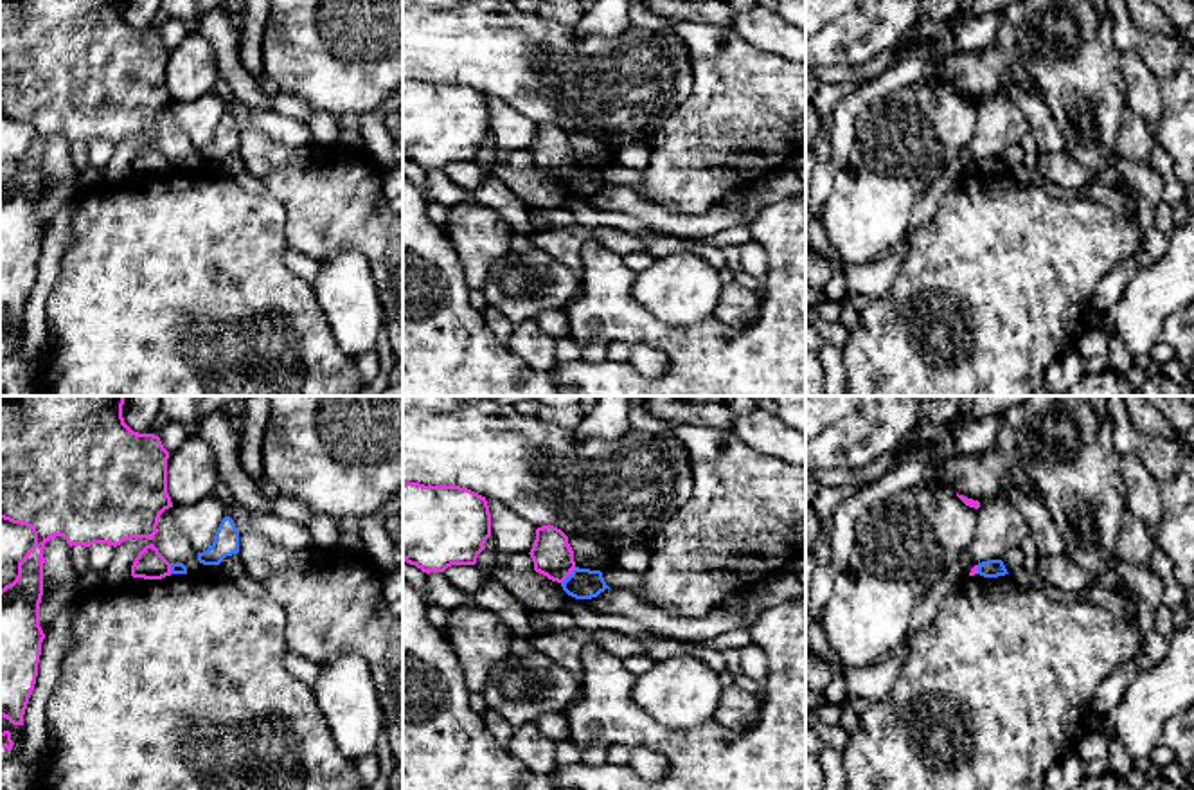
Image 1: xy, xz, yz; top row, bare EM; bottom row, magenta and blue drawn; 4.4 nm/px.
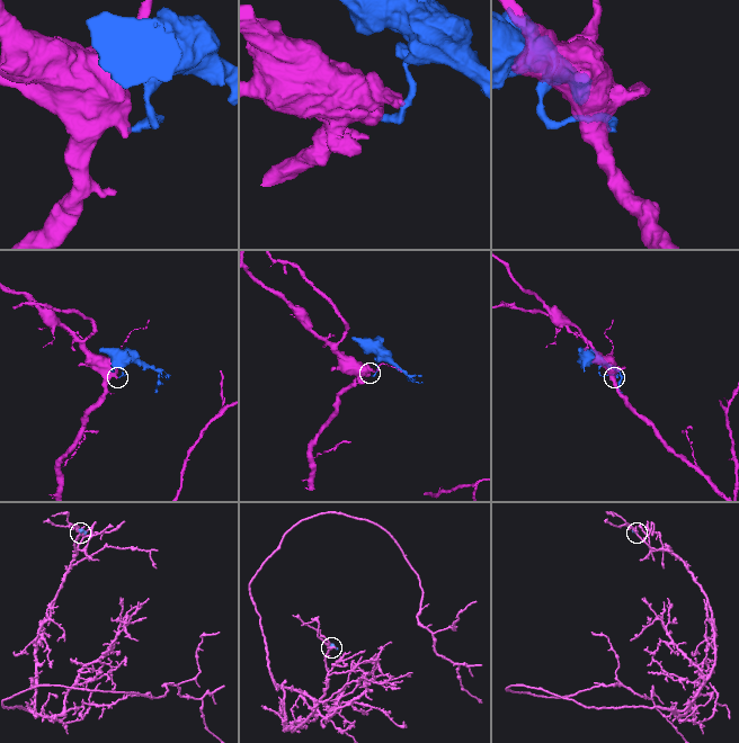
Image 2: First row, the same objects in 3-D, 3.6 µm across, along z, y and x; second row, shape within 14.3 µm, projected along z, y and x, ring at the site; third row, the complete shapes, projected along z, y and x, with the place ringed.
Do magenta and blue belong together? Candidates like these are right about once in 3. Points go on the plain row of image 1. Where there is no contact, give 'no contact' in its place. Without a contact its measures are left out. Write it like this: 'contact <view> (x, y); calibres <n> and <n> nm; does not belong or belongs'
contact xz (569, 171); calibres 180 and 140 nm; does not belong

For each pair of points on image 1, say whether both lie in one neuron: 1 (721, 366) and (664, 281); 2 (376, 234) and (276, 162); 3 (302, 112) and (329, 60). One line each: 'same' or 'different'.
1: different
2: same
3: different

